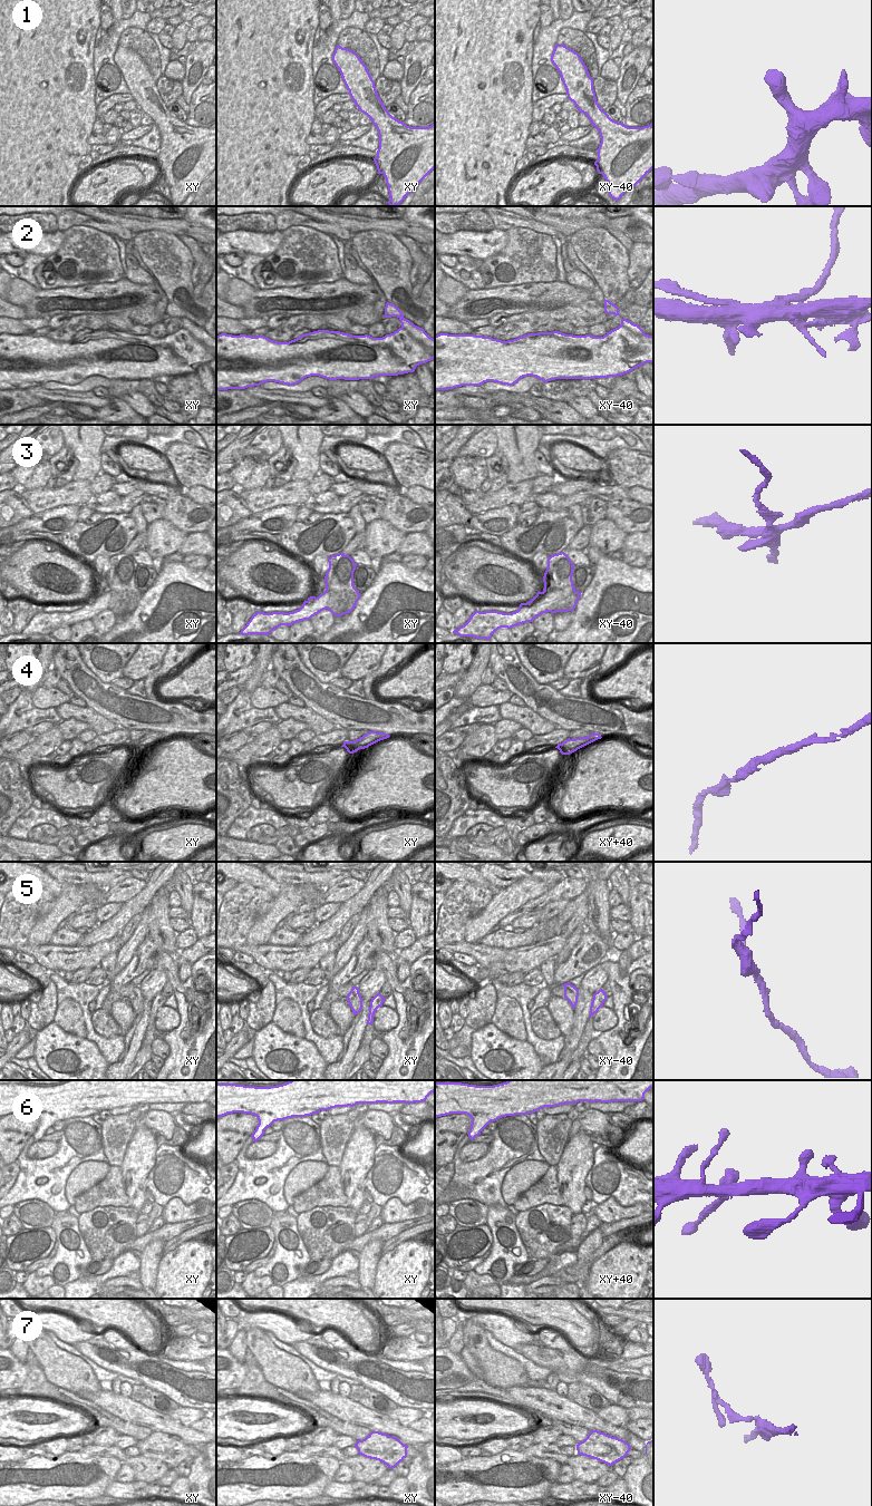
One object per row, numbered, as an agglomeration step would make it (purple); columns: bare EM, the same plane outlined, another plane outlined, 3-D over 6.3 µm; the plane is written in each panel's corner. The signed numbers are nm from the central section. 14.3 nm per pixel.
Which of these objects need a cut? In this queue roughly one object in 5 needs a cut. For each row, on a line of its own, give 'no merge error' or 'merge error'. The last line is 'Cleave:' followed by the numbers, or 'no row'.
1: no merge error
2: merge error
3: merge error
4: no merge error
5: merge error
6: no merge error
7: merge error
Cleave: 2, 3, 5, 7

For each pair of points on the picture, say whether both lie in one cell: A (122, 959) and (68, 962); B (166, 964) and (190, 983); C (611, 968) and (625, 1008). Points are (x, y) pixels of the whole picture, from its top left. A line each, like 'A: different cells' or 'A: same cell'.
A: different cells
B: same cell
C: same cell

